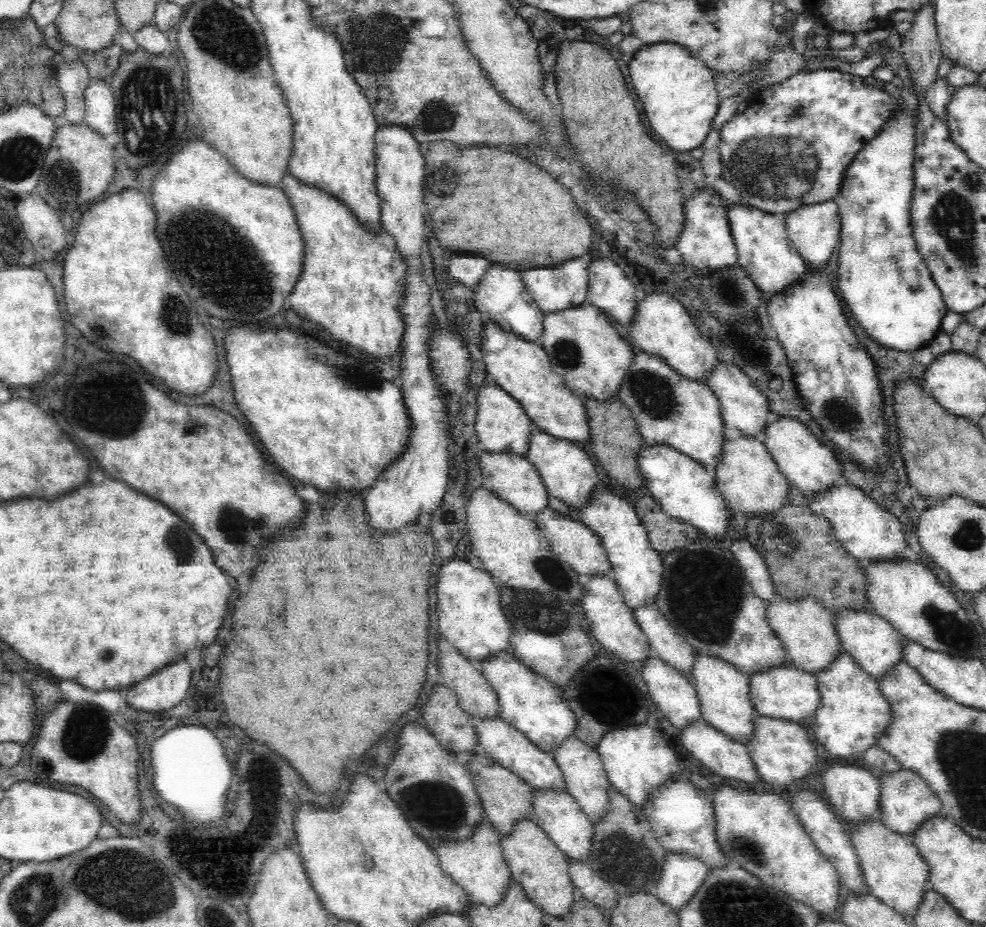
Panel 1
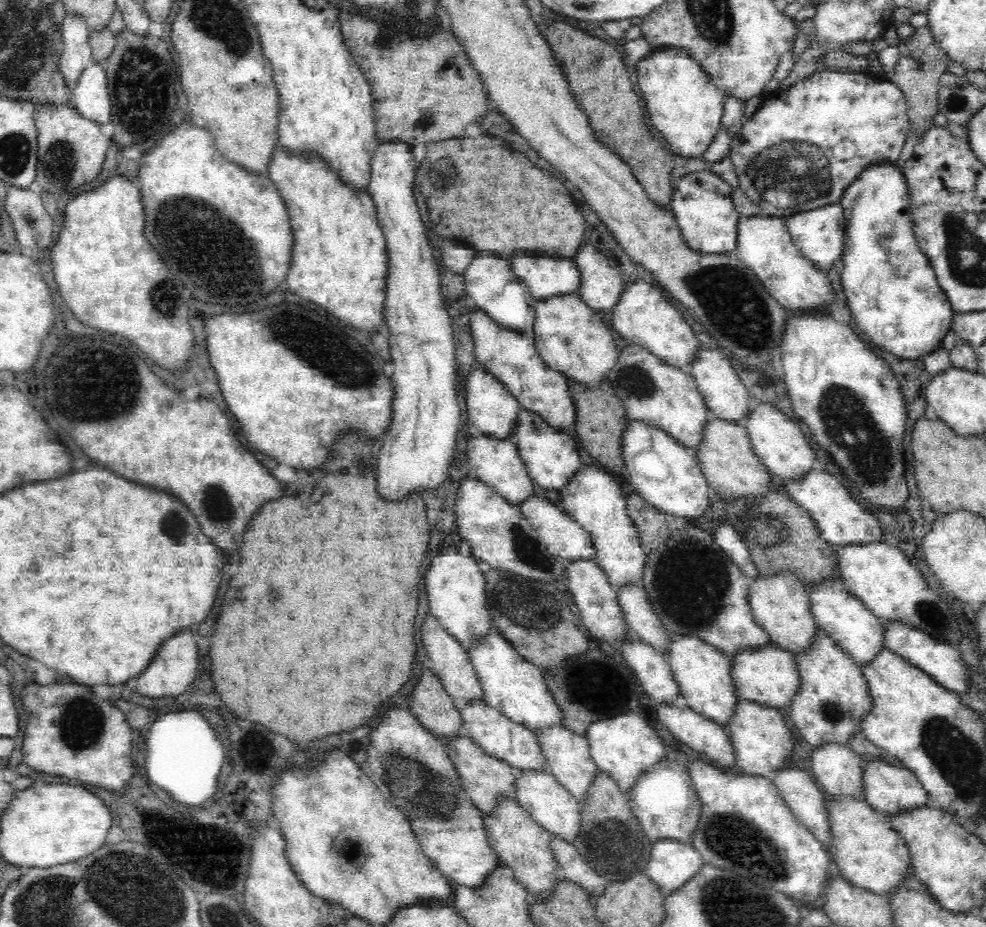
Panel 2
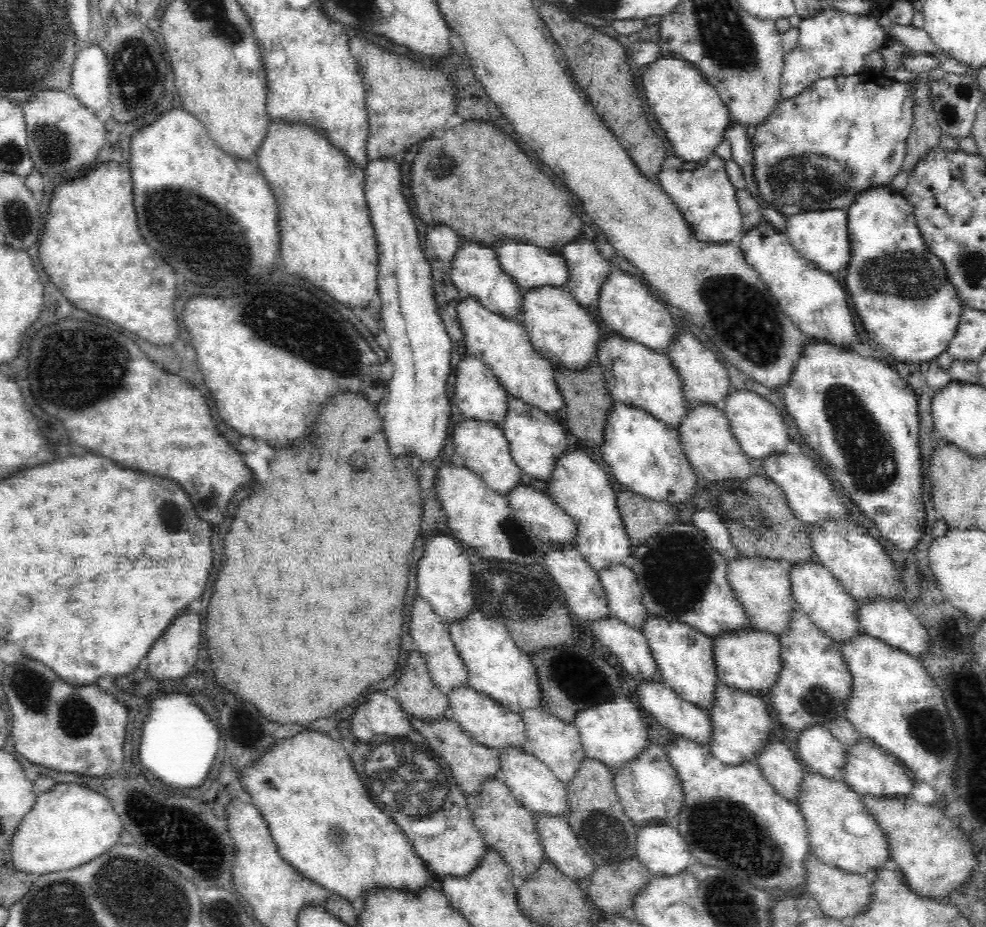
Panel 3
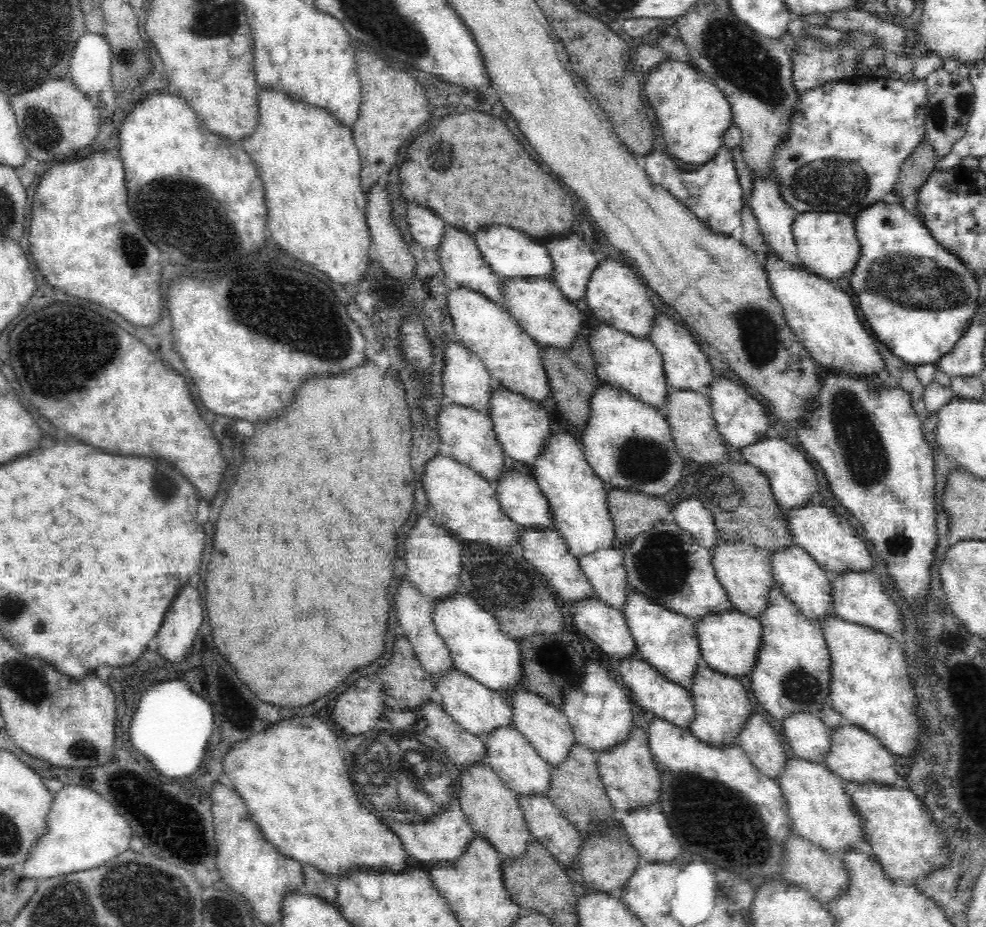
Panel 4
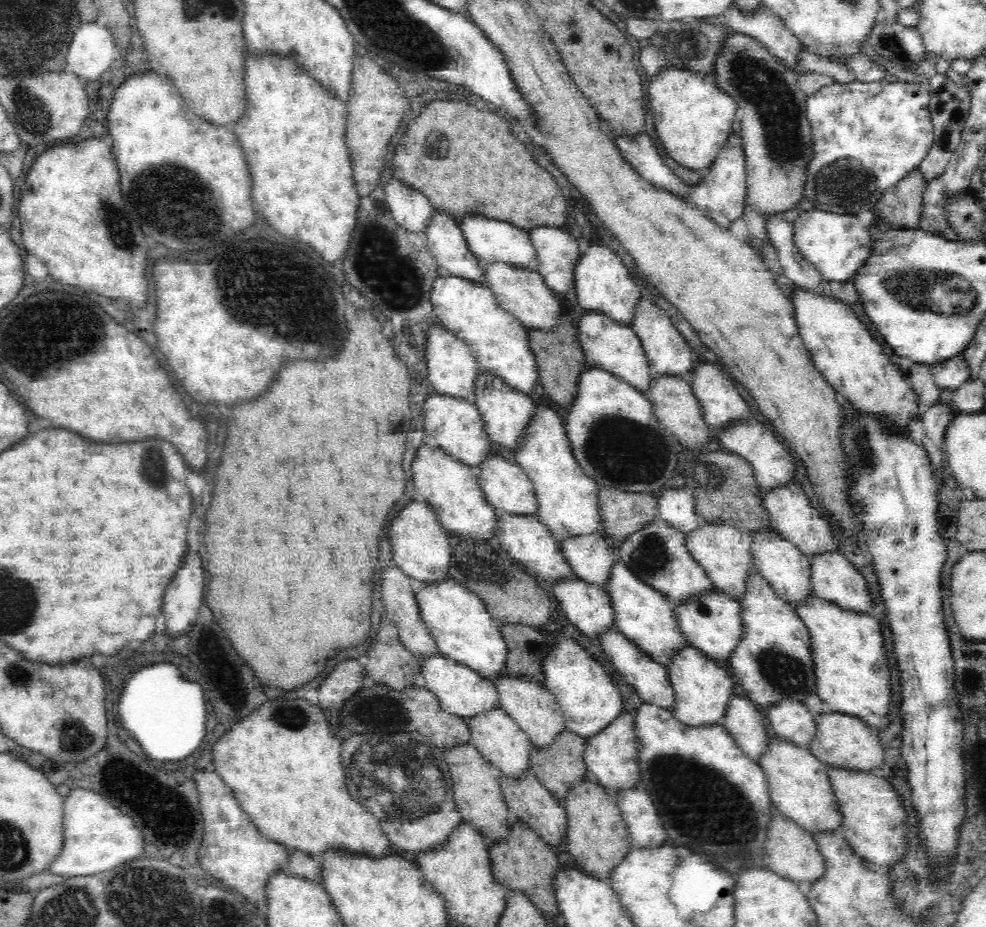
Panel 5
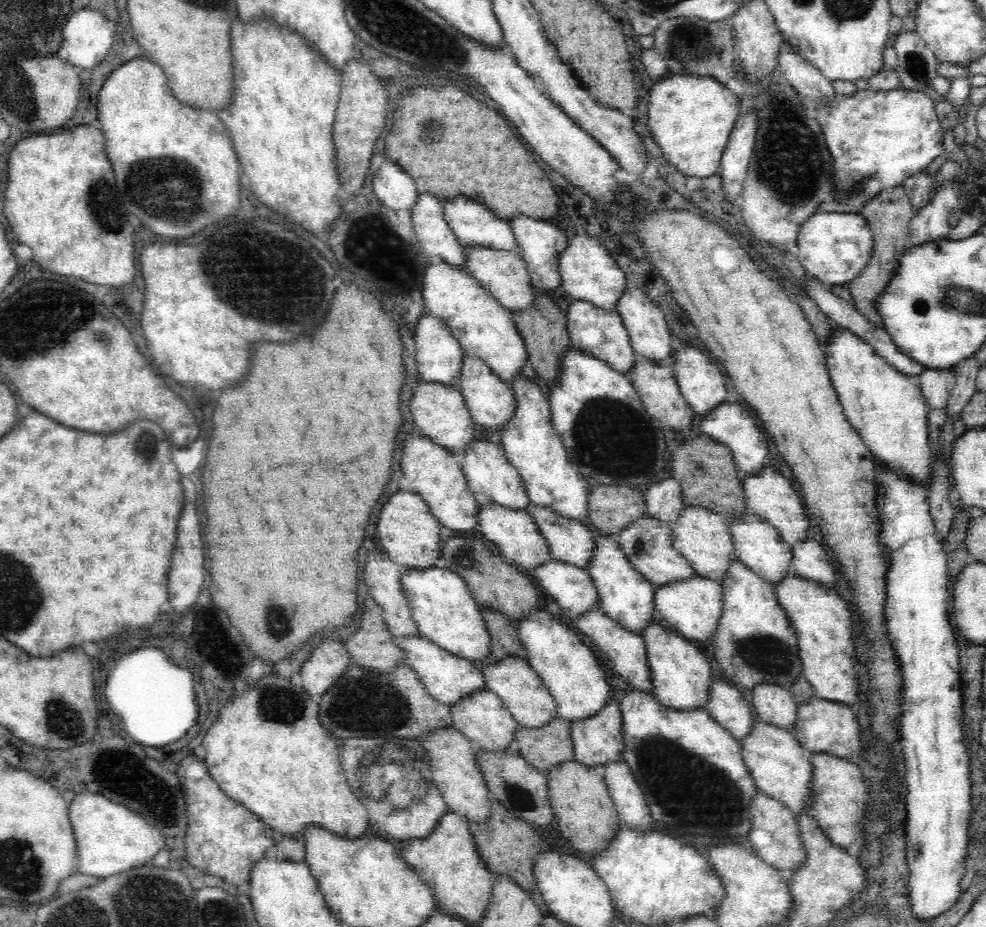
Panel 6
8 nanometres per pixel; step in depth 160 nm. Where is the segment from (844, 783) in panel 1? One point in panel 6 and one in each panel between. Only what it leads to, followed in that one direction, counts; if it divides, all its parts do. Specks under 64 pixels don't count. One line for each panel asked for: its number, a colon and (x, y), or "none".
2: (836, 768)
3: (818, 750)
4: (807, 736)
5: (790, 719)
6: (774, 704)

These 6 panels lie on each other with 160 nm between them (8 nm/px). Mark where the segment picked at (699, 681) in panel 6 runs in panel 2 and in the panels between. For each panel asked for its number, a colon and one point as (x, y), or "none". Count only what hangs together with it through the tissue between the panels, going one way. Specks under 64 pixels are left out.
2: (760, 741)
3: (740, 722)
4: (721, 705)
5: (701, 688)

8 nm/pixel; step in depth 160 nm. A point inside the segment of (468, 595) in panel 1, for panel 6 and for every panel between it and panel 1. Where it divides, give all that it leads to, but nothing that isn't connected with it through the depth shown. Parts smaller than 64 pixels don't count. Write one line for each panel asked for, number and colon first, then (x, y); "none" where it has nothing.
2: (454, 584)
3: (444, 572)
4: (432, 556)
5: (420, 546)
6: (409, 533)

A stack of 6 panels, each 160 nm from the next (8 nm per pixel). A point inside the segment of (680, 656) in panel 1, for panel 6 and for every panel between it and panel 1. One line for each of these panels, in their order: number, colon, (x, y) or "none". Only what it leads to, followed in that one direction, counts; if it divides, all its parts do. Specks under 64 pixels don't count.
2: (639, 616)
3: (624, 599)
4: (604, 569)
5: (587, 554)
6: (568, 540)

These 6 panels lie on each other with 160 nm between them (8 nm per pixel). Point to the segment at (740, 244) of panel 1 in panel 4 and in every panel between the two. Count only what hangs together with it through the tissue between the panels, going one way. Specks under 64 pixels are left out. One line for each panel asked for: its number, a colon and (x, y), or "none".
2: (763, 244)
3: (814, 302)
4: (824, 319)

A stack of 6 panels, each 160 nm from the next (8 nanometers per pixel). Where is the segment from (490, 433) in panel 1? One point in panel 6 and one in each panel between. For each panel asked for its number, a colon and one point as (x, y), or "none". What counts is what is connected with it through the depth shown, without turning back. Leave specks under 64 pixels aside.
2: (492, 409)
3: (478, 394)
4: (465, 380)
5: (451, 368)
6: (438, 355)

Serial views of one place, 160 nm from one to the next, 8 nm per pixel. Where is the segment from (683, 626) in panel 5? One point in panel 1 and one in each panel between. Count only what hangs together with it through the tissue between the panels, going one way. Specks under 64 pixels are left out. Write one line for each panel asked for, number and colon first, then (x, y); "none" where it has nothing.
1: (785, 691)
2: (766, 673)
3: (748, 658)
4: (728, 640)

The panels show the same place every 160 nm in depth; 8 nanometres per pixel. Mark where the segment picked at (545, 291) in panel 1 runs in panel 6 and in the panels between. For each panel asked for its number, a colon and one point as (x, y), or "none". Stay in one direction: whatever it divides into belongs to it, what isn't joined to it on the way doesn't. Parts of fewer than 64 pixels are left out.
2: (544, 277)
3: (529, 266)
4: (509, 253)
5: (490, 240)
6: (472, 224)

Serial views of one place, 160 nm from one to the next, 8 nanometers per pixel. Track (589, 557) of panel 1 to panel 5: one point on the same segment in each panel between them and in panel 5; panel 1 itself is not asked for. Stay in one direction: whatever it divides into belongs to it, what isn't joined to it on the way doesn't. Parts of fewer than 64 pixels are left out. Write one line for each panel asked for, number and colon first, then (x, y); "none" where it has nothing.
2: (563, 536)
3: (547, 520)
4: (519, 496)
5: (507, 489)

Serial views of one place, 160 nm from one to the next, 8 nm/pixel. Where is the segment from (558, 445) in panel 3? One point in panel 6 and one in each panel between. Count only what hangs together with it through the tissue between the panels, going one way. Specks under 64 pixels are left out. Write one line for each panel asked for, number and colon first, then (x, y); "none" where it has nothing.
4: (521, 425)
5: (504, 411)
6: (488, 399)

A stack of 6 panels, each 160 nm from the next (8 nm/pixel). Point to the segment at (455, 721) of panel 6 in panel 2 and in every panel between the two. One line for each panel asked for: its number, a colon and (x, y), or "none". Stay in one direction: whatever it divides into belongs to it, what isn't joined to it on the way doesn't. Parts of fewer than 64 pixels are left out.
2: (551, 805)
3: (531, 782)
4: (512, 757)
5: (500, 740)

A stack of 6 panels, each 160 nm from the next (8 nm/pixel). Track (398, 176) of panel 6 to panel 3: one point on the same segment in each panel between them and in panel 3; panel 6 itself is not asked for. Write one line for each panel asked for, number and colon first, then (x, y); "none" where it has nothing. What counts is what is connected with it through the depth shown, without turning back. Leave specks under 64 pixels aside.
3: (441, 240)
4: (426, 228)
5: (410, 208)

